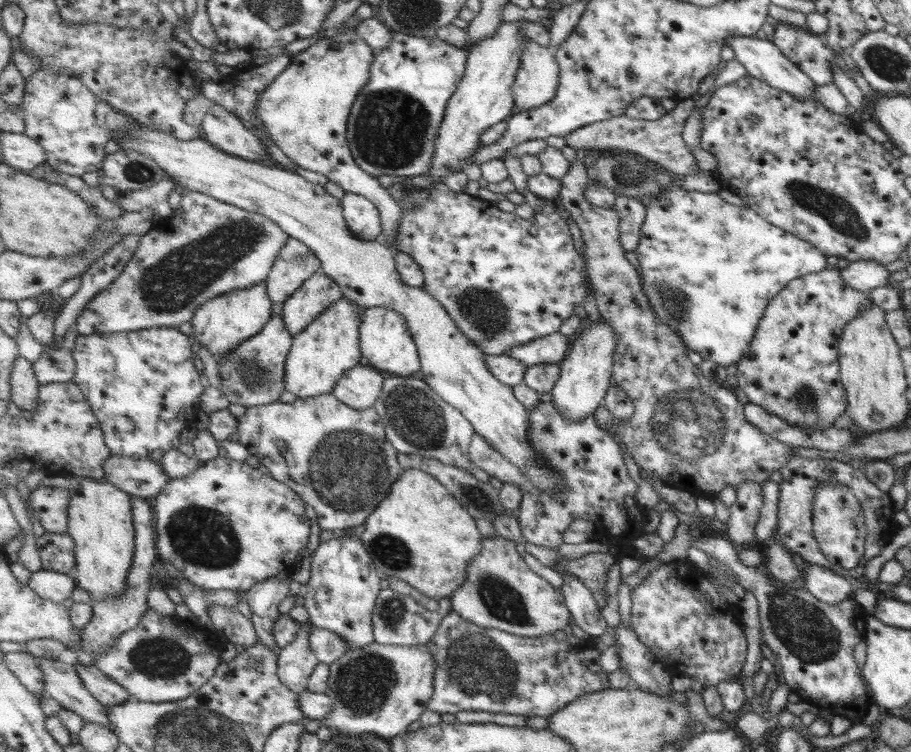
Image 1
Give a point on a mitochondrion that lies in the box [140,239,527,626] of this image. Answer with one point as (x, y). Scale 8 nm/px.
(348, 468)

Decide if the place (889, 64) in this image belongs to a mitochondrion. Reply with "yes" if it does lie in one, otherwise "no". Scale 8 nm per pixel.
yes

